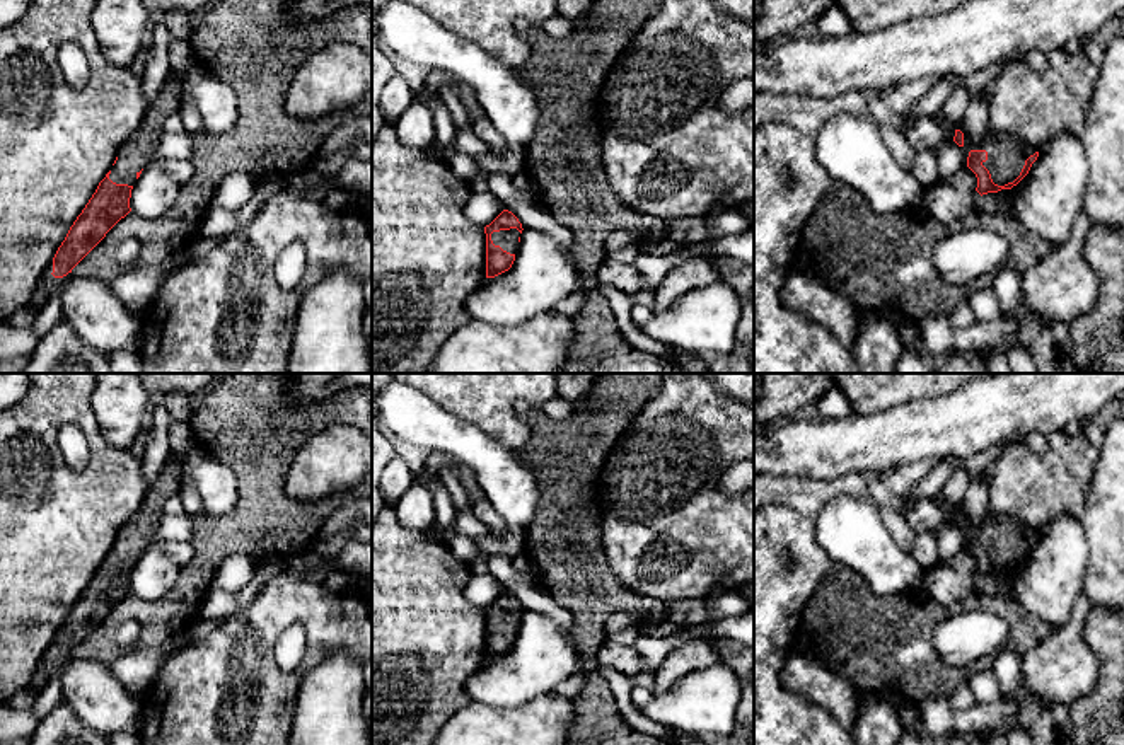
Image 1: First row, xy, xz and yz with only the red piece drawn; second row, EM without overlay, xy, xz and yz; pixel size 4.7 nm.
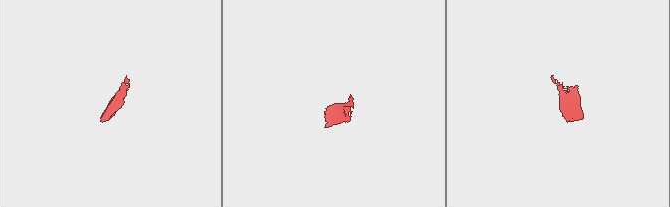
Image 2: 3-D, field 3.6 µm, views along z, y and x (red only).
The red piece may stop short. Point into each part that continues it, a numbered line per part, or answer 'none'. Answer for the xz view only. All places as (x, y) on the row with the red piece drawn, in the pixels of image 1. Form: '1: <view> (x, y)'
1: xz (507, 239)

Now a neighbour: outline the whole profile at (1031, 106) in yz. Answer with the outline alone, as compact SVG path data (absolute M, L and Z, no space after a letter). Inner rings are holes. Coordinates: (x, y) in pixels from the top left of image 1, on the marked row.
M1054 53L1046 72L1010 61L982 90L988 130L1040 152L1054 136L1083 135L1098 66L1080 53Z

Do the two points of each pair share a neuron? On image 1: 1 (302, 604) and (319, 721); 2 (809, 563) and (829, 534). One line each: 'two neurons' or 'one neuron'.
1: two neurons
2: two neurons

